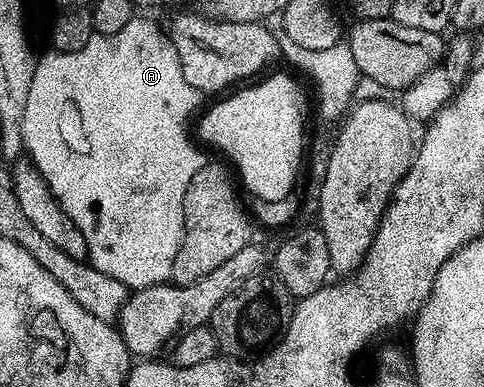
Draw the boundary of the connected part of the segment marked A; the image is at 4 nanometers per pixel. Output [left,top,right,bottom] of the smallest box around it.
[23,18,205,290]

